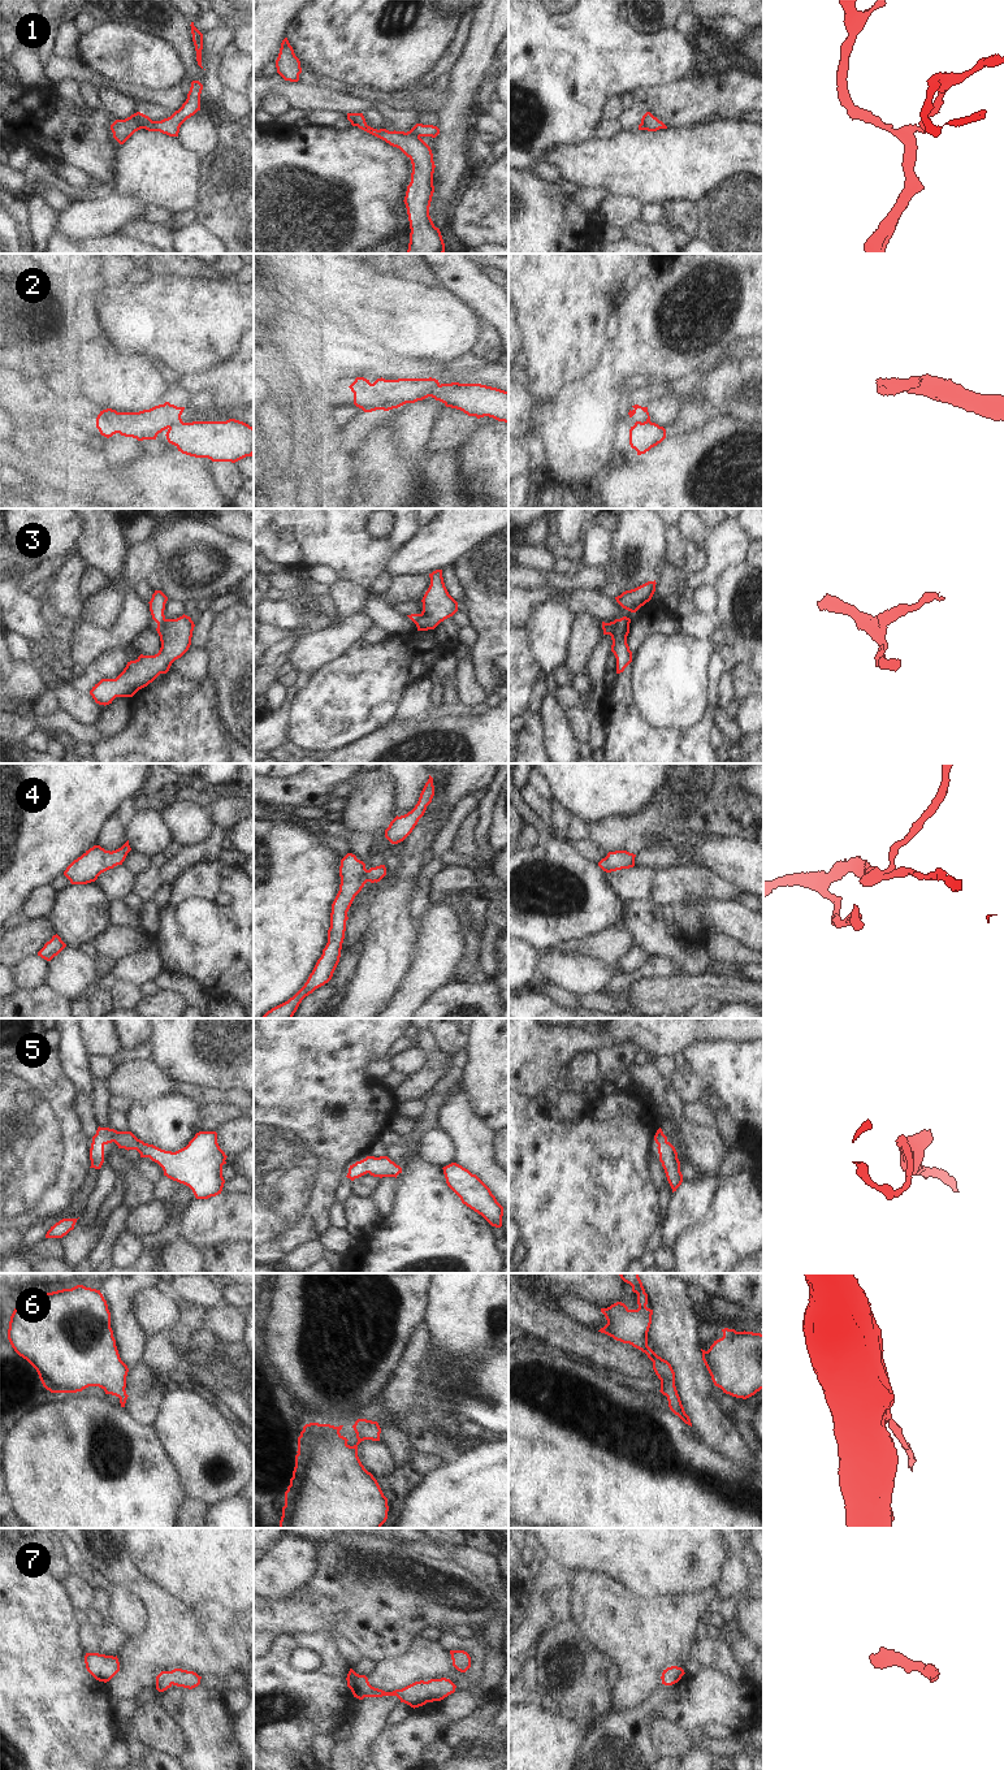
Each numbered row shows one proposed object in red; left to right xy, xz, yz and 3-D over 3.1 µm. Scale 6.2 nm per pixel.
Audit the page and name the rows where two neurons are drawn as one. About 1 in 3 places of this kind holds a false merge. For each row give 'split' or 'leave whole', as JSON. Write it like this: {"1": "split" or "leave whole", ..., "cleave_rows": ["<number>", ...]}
{"1": "split", "2": "split", "3": "split", "4": "leave whole", "5": "leave whole", "6": "leave whole", "7": "leave whole", "cleave_rows": ["1", "2", "3"]}

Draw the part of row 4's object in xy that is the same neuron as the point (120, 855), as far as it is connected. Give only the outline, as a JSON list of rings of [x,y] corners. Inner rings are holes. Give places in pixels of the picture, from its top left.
[[[129,840],[116,851],[105,851],[100,845],[94,845],[86,851],[81,857],[74,860],[64,871],[64,875],[72,884],[87,884],[95,882],[98,877],[122,865],[127,853],[131,851]]]

